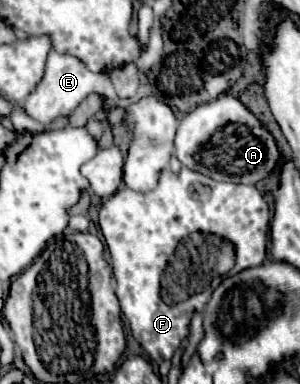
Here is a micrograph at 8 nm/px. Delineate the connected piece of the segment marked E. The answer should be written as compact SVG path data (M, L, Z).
M55 50L49 52L47 56L47 66L45 66L45 76L43 80L39 82L39 86L27 96L27 100L23 102L23 110L27 116L31 116L33 120L41 122L43 126L53 122L55 118L59 116L69 116L77 106L79 102L89 96L91 92L95 94L101 94L107 104L105 104L105 110L109 108L115 108L117 106L117 96L115 96L115 90L113 90L113 84L107 80L107 76L103 74L95 74L91 72L81 60L77 60L75 56L67 56L67 54L59 54Z

